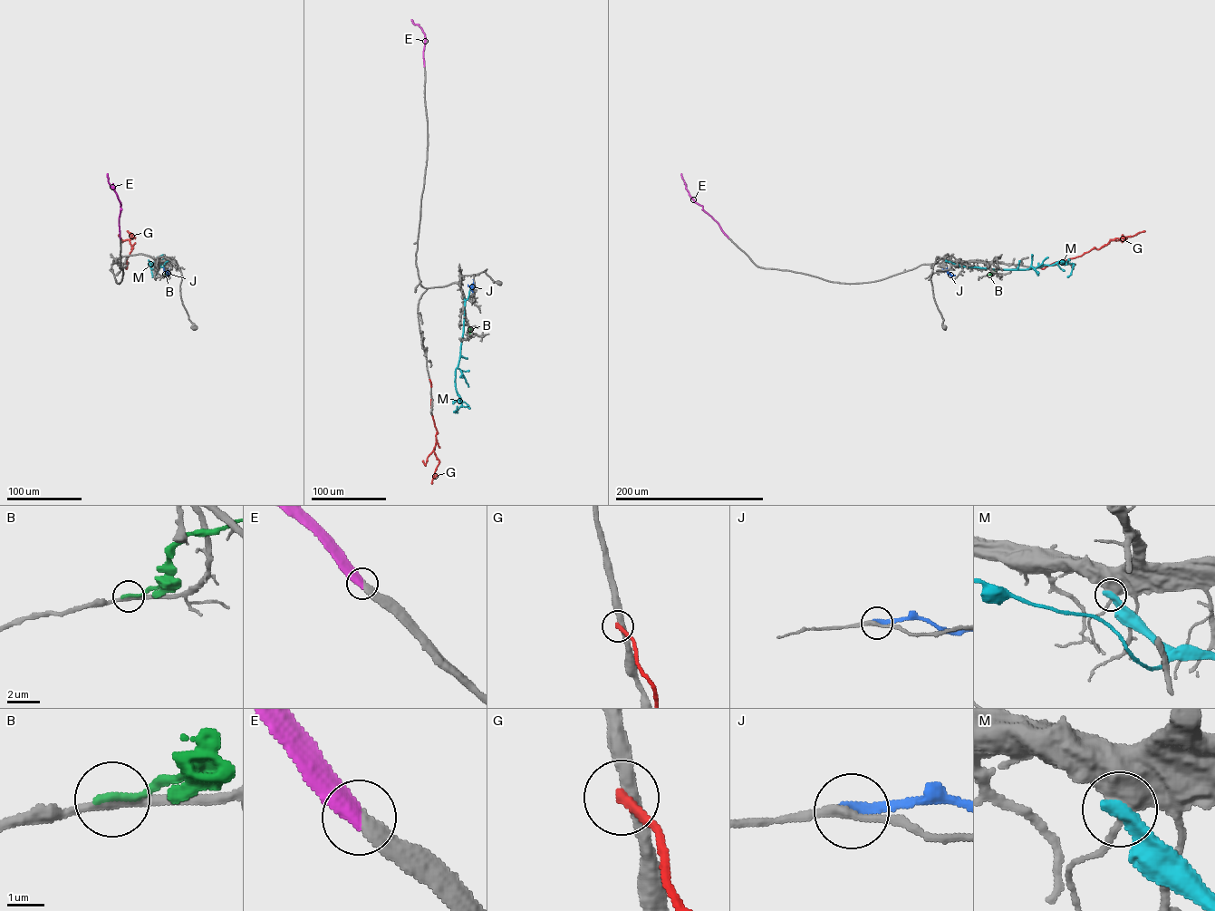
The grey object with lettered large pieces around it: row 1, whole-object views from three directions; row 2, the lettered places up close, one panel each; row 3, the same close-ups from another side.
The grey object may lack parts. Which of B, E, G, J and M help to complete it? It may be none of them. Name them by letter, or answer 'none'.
E

